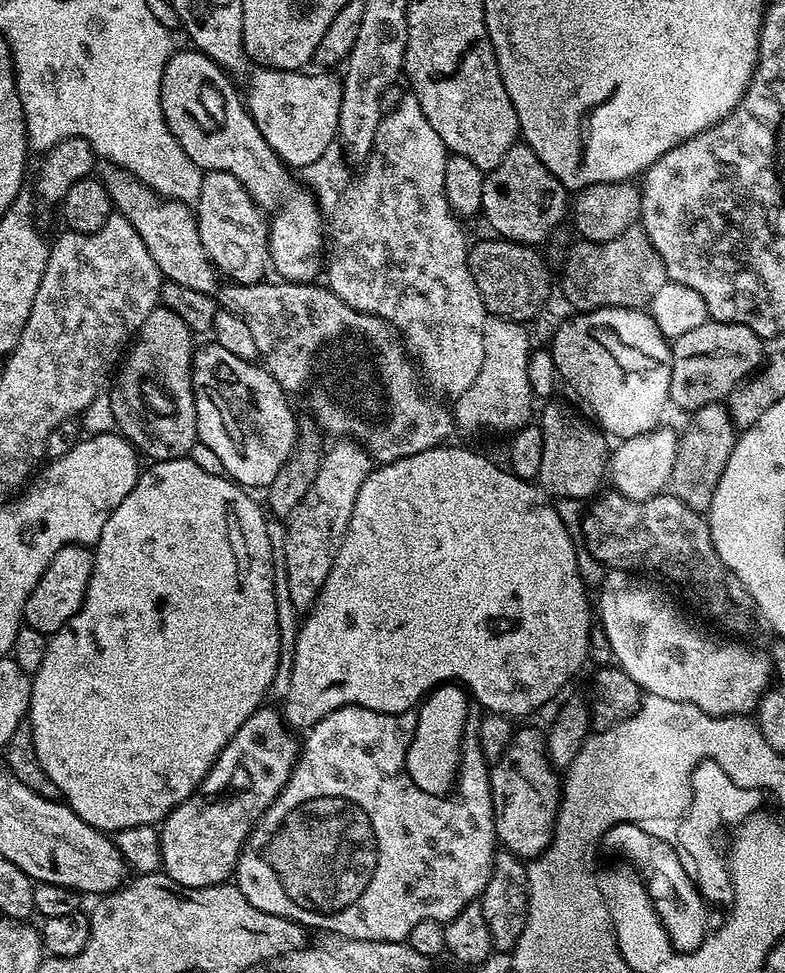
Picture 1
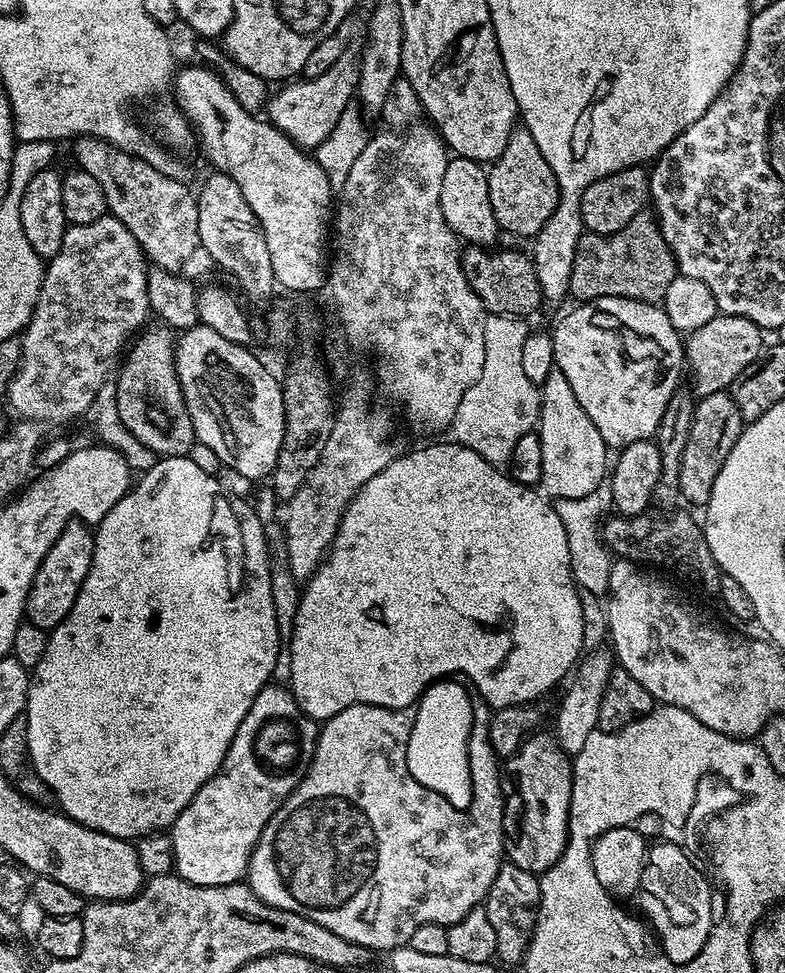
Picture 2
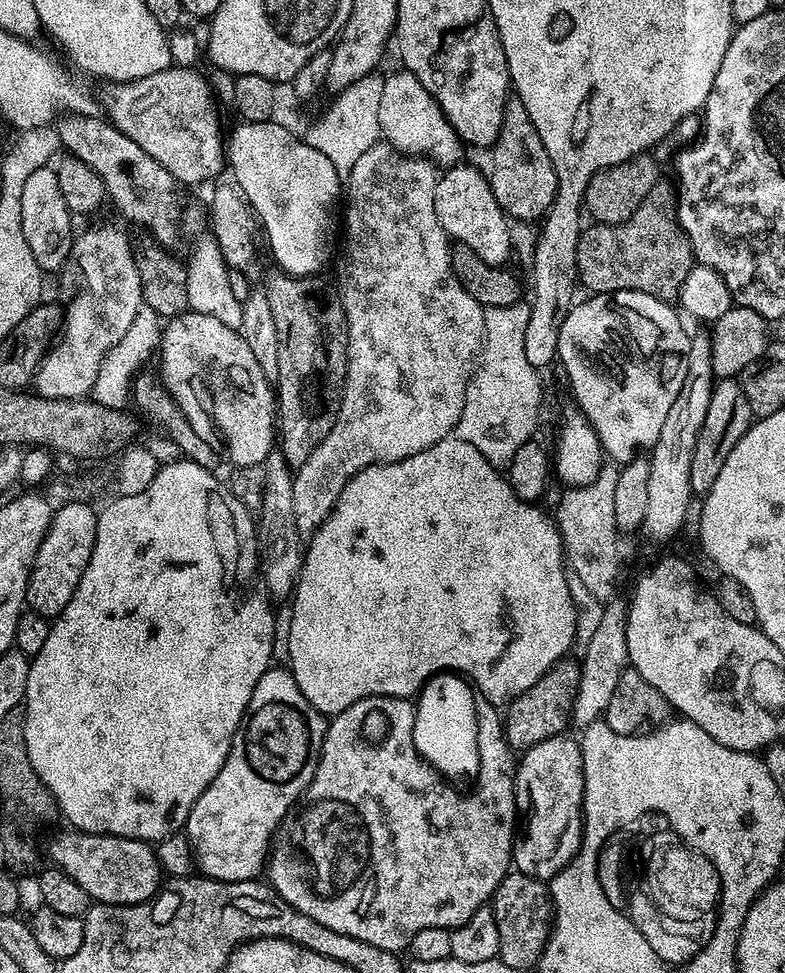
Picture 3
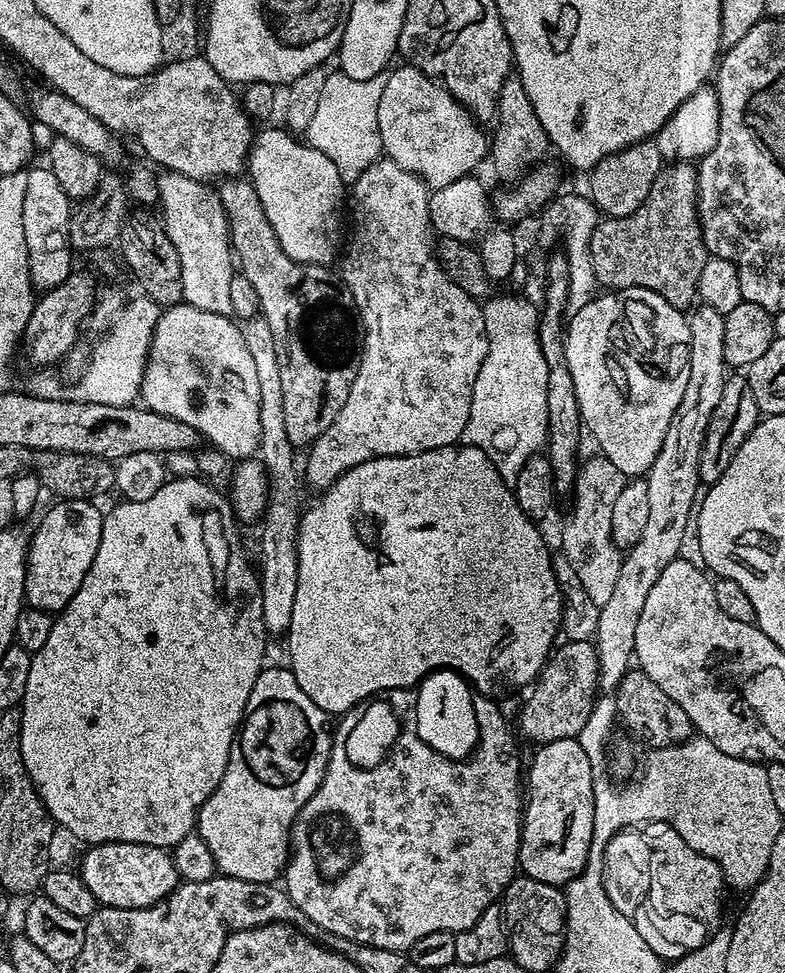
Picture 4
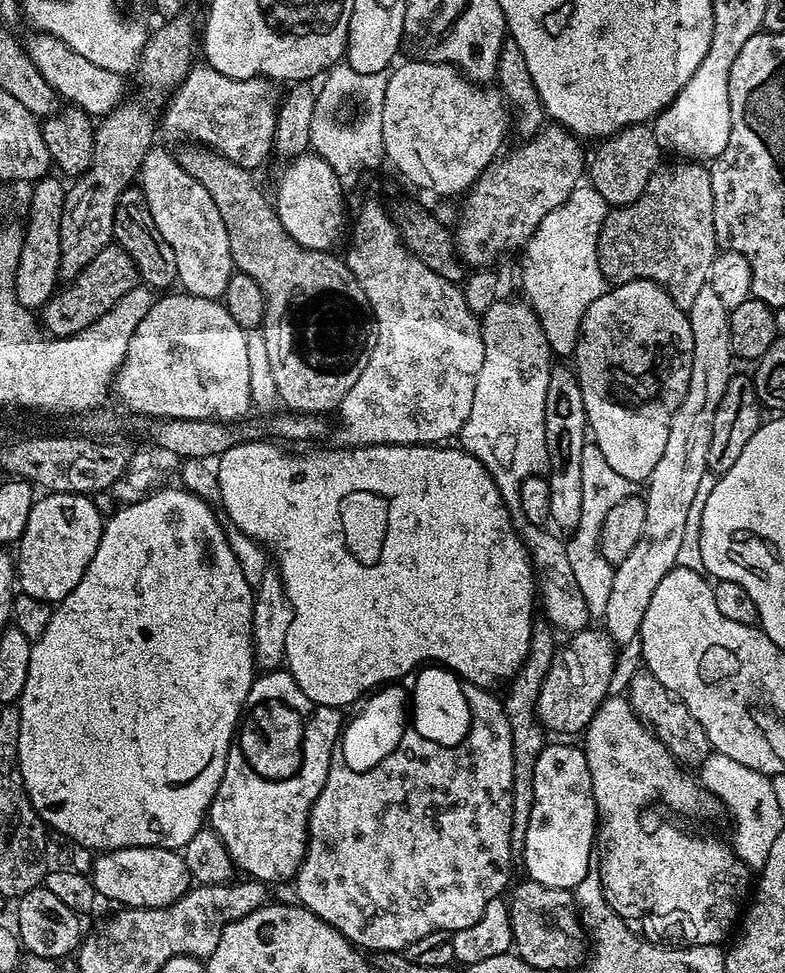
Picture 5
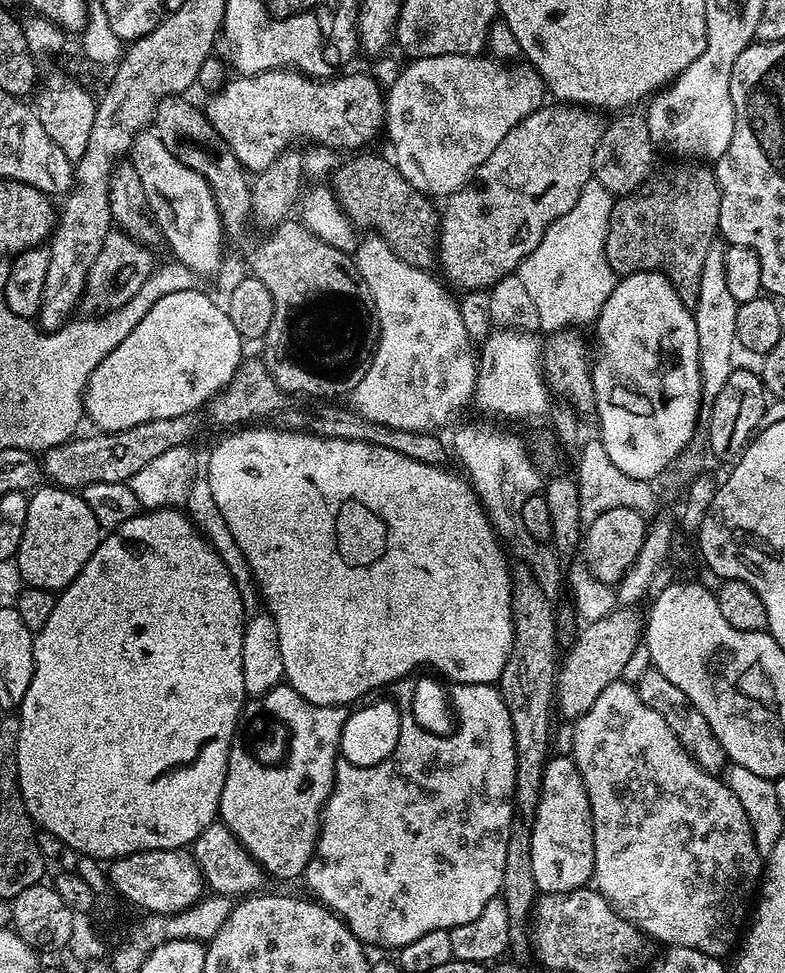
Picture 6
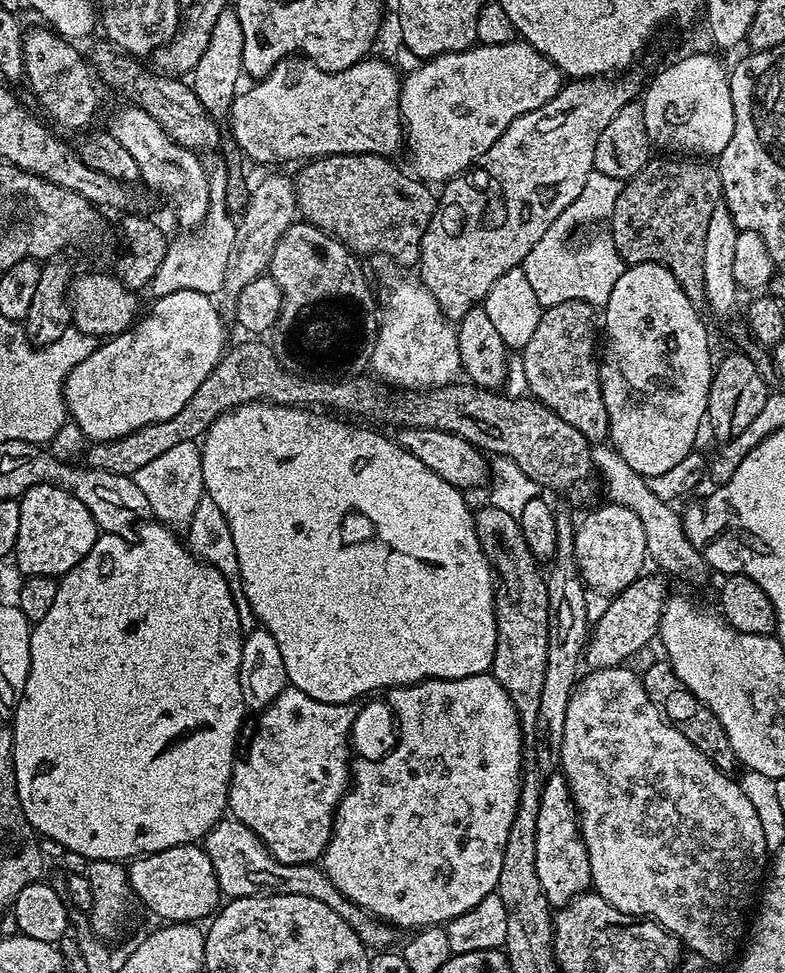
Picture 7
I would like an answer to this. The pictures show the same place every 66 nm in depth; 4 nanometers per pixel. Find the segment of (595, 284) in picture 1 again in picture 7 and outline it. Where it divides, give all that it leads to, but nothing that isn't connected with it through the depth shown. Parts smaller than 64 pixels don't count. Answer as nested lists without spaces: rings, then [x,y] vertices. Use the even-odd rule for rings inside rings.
[[[700,158],[649,159],[638,175],[623,185],[610,219],[612,237],[610,243],[616,248],[625,264],[661,264],[678,278],[686,298],[695,301],[704,295],[702,256],[706,246],[706,226],[710,226],[710,214],[722,200],[720,174],[717,165]]]

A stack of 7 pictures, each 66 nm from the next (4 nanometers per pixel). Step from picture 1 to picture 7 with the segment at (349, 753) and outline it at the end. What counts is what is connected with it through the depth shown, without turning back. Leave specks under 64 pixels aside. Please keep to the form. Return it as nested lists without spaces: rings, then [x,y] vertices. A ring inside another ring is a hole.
[[[491,674],[457,680],[421,680],[418,684],[391,689],[390,696],[391,709],[398,725],[396,743],[400,745],[400,750],[390,752],[384,764],[360,764],[355,759],[351,761],[350,787],[336,807],[336,821],[332,824],[332,837],[324,851],[322,867],[332,885],[345,898],[363,908],[369,916],[391,924],[397,930],[444,926],[449,920],[466,914],[466,910],[474,910],[482,898],[495,893],[498,874],[502,874],[502,854],[506,850],[506,838],[510,835],[510,822],[514,822],[520,797],[520,773],[526,740],[520,730],[514,702],[510,702],[510,694],[498,686]]]

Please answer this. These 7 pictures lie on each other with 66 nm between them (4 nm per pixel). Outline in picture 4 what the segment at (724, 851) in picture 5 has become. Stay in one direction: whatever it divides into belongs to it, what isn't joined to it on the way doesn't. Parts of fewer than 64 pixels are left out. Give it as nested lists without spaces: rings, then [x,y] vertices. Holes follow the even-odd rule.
[[[640,830],[616,832],[604,848],[604,889],[622,915],[635,917],[635,912],[656,920],[652,924],[654,931],[670,944],[685,948],[685,953],[692,953],[722,927],[720,919],[724,916],[724,892],[726,881],[724,871],[710,858],[706,858],[699,847],[691,848],[676,830],[664,830],[661,836],[647,836]]]

